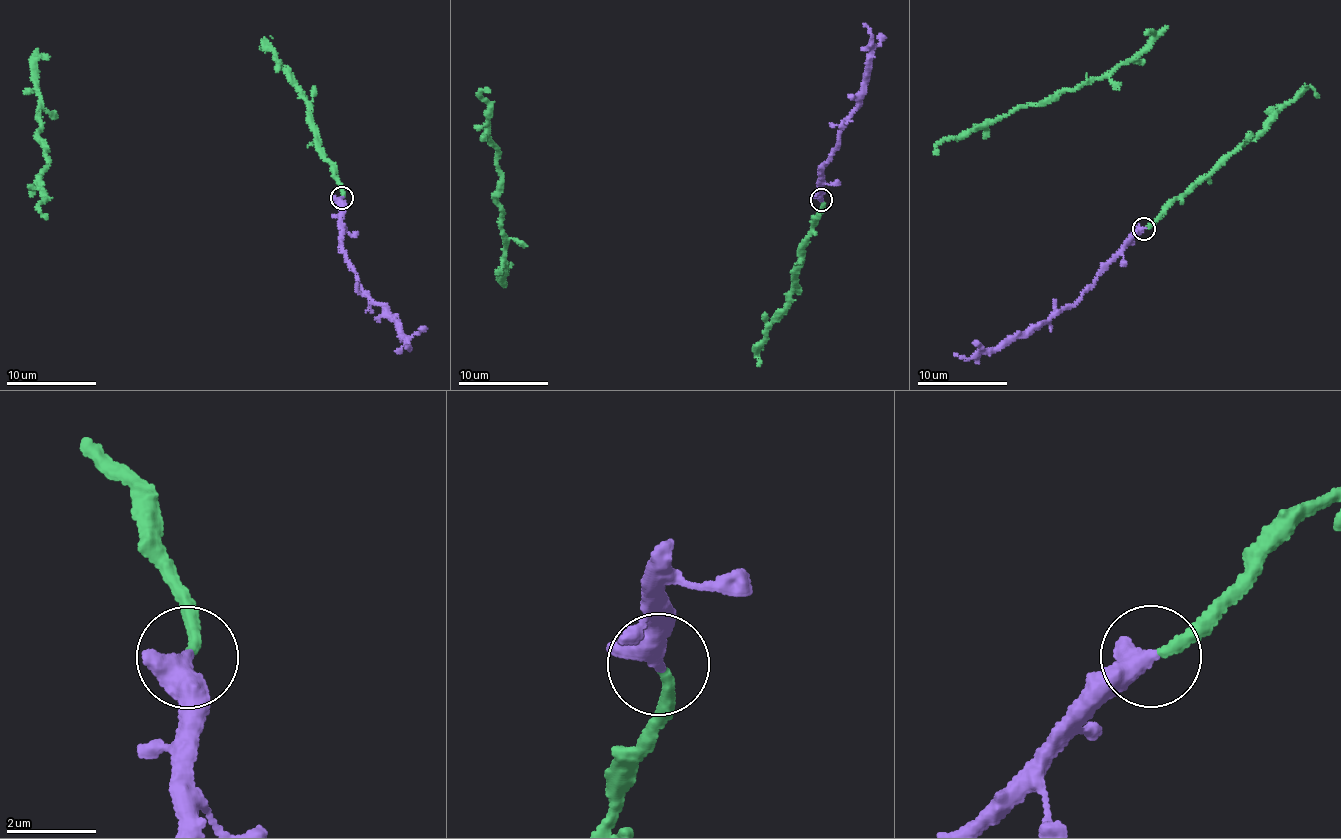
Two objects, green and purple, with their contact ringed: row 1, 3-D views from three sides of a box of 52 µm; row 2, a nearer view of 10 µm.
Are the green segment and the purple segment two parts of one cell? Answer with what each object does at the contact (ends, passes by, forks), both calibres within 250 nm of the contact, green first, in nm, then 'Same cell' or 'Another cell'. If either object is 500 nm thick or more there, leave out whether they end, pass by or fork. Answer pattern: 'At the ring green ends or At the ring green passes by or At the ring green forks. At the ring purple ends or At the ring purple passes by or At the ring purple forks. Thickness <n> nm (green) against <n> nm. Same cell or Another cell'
Thickness 240 nm (green) against 550 nm. Same cell

